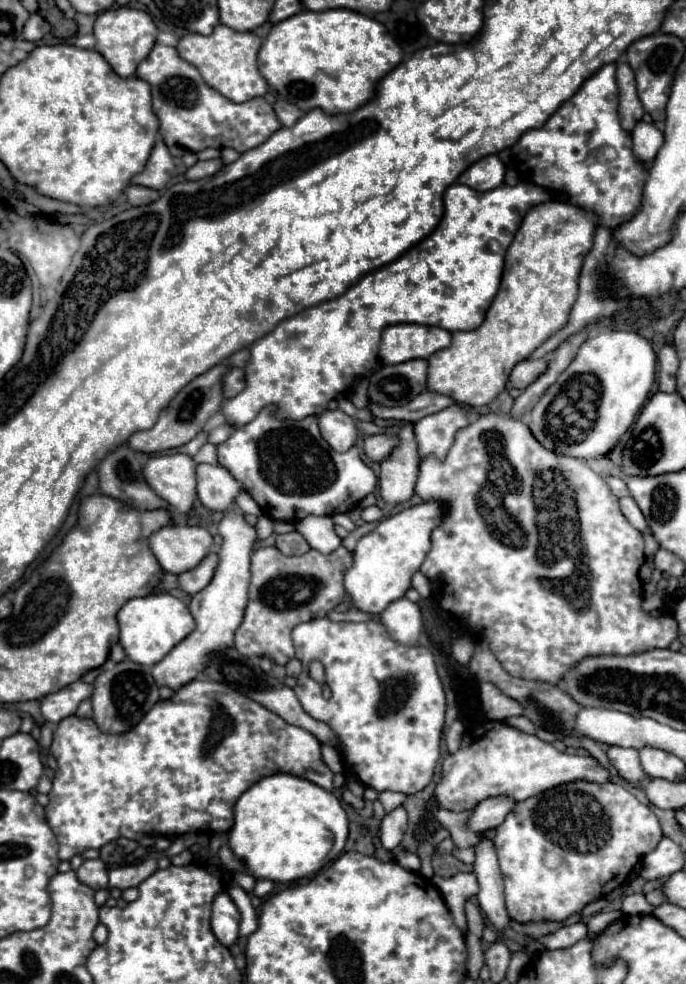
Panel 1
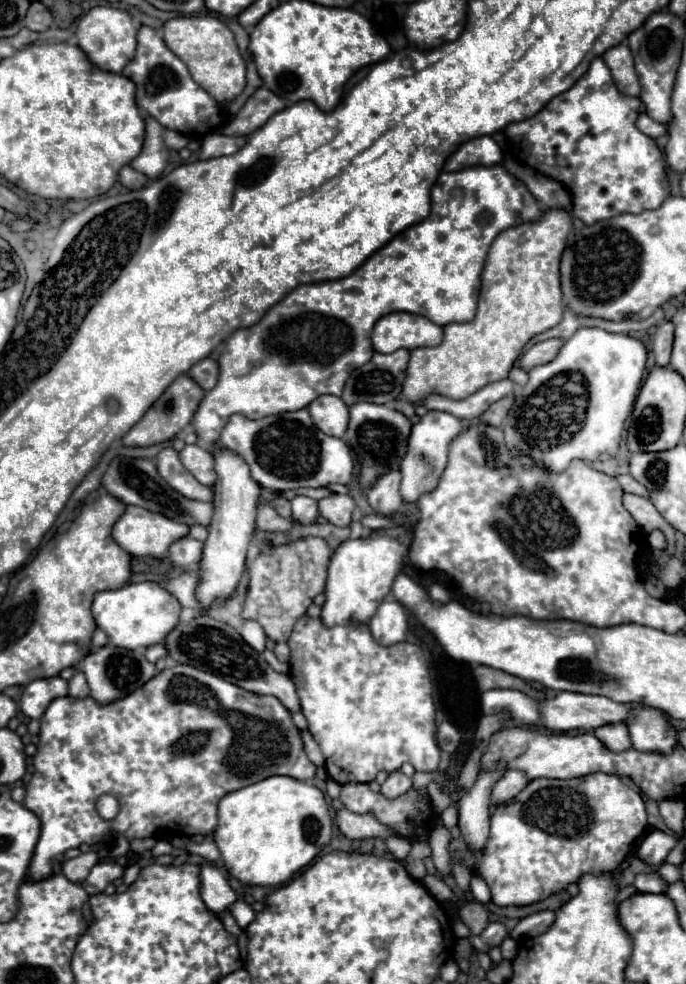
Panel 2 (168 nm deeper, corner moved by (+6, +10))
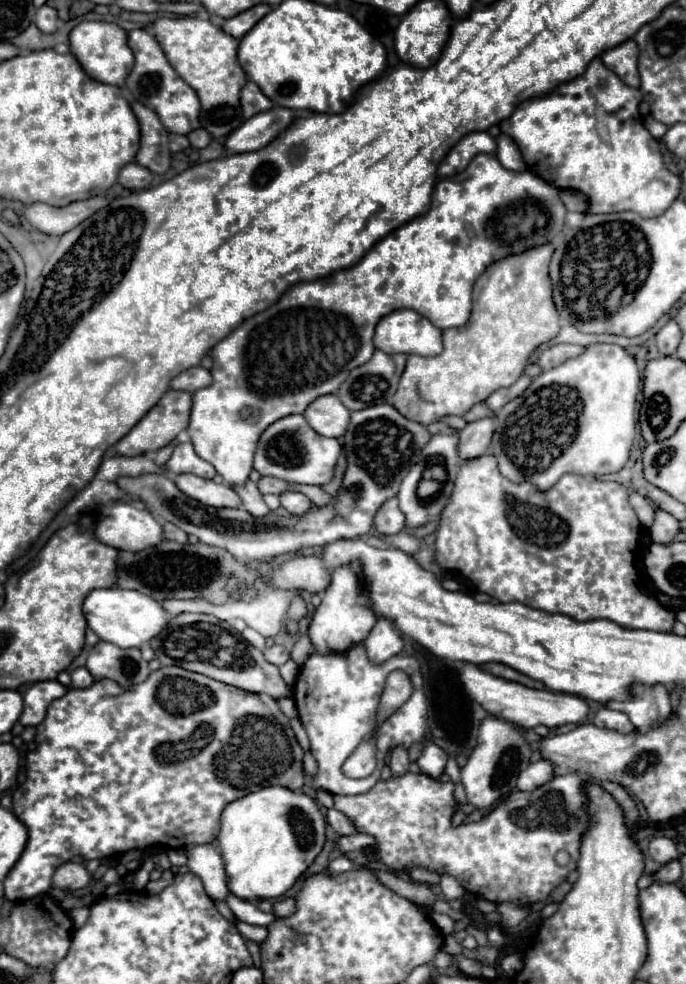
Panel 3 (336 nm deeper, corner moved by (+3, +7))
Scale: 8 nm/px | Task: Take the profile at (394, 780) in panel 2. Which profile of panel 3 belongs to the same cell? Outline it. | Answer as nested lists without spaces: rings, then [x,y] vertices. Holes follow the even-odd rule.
[[[395,747],[389,755],[389,767],[391,767],[391,775],[393,777],[401,777],[409,771],[409,757],[407,751],[403,747]]]

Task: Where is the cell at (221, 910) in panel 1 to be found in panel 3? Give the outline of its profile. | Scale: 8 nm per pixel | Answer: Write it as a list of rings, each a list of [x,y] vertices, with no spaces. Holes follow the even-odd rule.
[[[195,845],[187,851],[187,859],[189,859],[187,861],[189,871],[199,875],[205,893],[213,901],[225,901],[225,897],[229,895],[229,887],[223,859],[217,853],[217,849],[213,845]]]

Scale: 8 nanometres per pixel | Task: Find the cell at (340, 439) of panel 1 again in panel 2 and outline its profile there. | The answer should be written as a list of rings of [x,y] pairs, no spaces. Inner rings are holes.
[[[318,396],[308,404],[314,424],[328,436],[342,436],[348,428],[348,406],[338,396]]]

